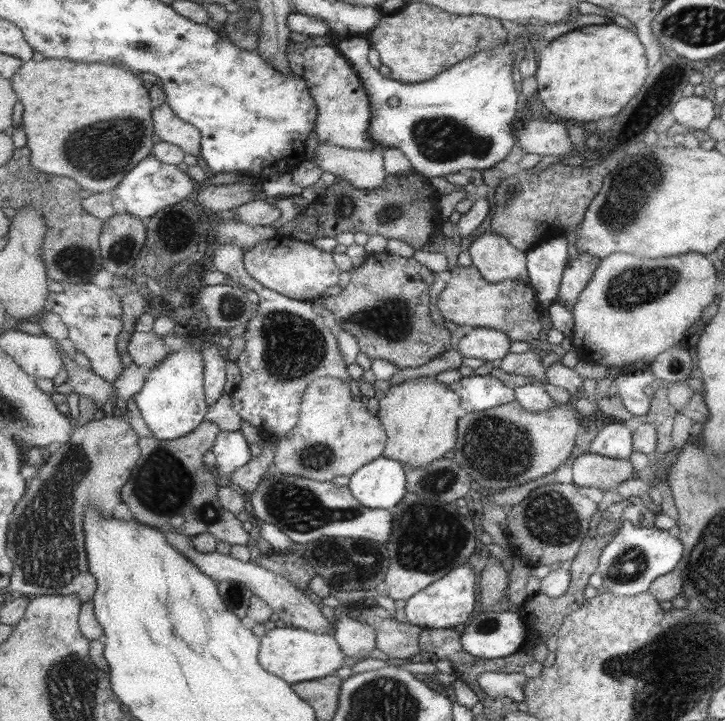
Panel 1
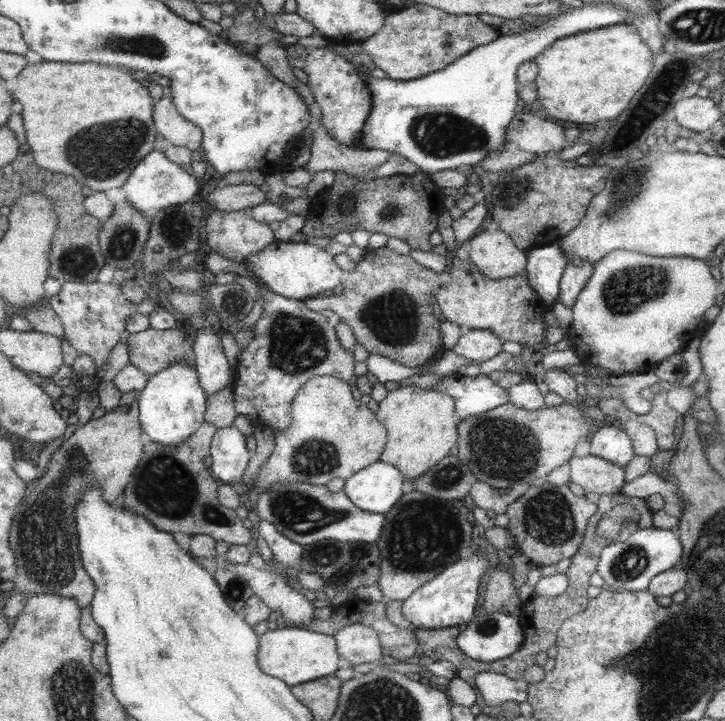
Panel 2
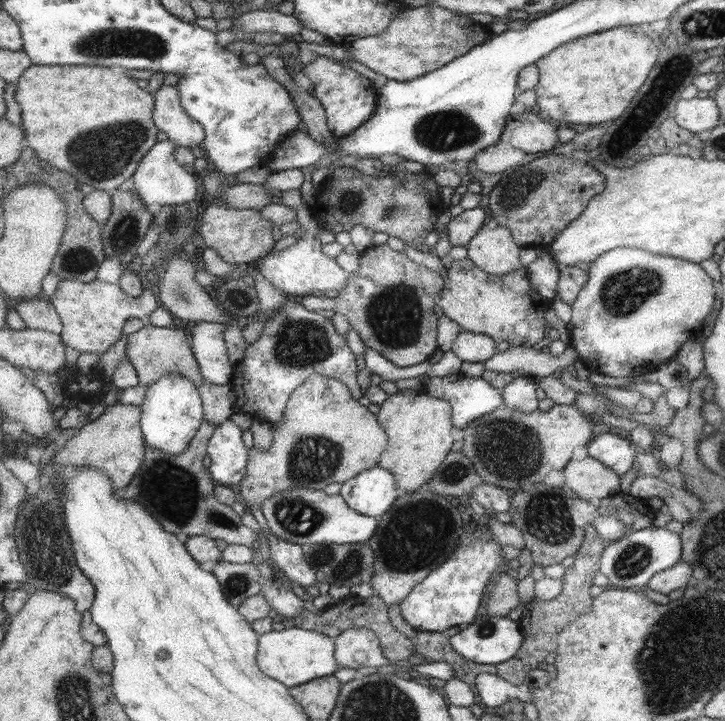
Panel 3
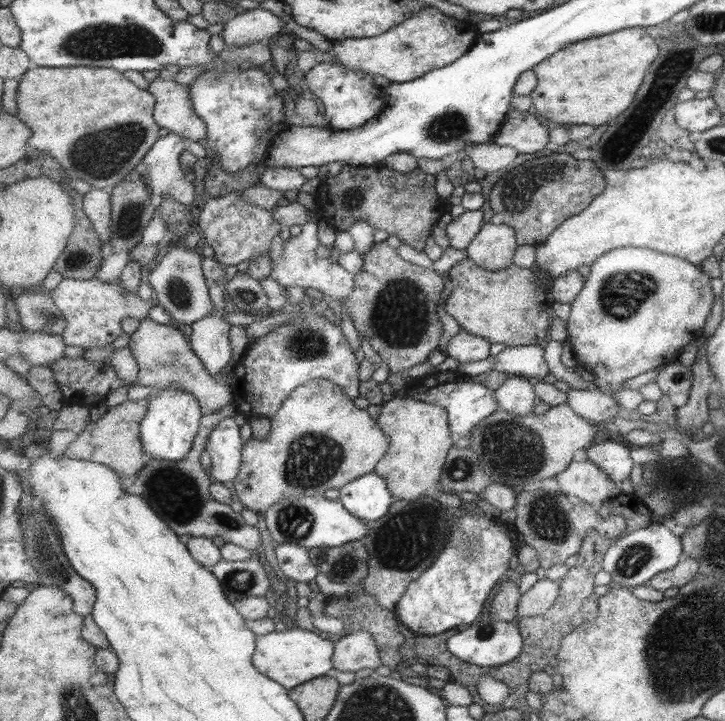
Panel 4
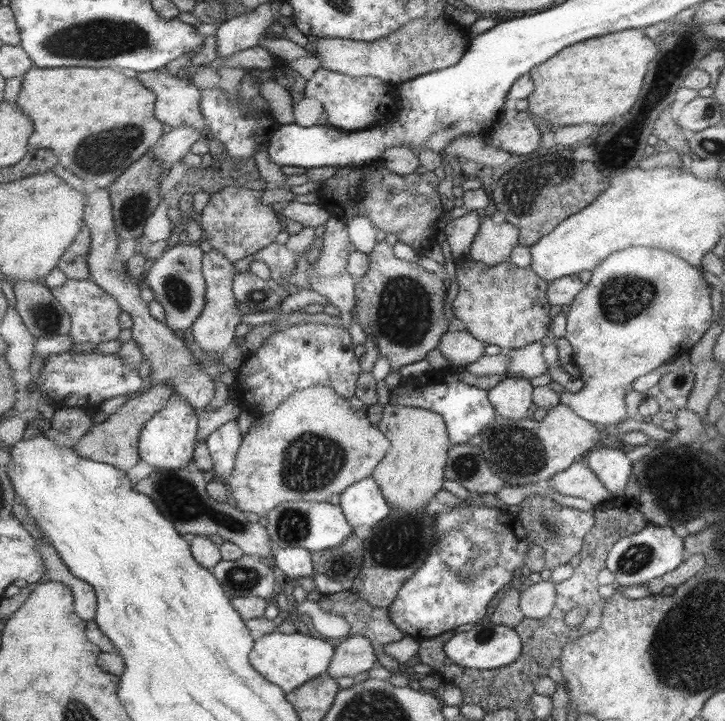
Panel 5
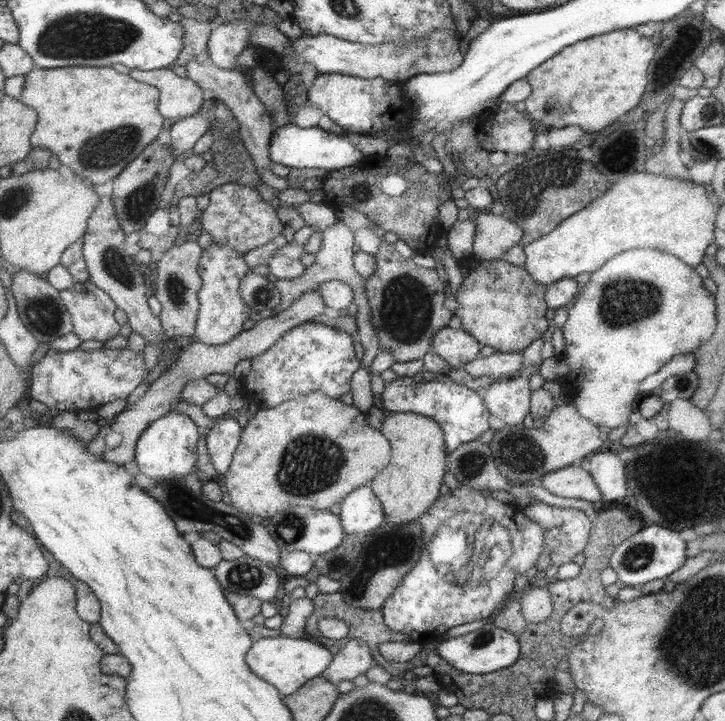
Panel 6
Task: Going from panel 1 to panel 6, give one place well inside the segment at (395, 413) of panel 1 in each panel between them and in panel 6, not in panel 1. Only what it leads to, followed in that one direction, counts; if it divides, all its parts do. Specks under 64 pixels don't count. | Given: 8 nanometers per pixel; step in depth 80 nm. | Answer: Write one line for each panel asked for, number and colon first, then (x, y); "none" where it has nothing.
2: (421, 423)
3: (419, 427)
4: (418, 432)
5: (412, 472)
6: (410, 482)

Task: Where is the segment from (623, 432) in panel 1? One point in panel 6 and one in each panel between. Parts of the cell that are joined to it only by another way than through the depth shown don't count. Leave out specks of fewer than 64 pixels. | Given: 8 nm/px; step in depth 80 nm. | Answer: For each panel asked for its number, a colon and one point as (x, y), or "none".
2: (610, 443)
3: (615, 453)
4: (612, 458)
5: (612, 469)
6: (608, 474)

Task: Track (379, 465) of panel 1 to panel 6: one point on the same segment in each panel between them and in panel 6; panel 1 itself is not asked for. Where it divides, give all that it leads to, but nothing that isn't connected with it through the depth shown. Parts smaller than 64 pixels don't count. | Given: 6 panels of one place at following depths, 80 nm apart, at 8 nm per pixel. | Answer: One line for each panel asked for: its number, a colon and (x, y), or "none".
2: (377, 488)
3: (372, 493)
4: (369, 498)
5: (364, 504)
6: (361, 511)

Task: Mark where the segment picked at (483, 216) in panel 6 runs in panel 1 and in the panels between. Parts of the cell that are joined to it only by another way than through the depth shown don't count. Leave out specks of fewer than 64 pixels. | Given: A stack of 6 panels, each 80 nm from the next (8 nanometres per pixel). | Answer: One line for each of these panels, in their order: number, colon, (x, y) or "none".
1: (496, 259)
2: (492, 252)
3: (493, 249)
4: (492, 248)
5: (493, 242)

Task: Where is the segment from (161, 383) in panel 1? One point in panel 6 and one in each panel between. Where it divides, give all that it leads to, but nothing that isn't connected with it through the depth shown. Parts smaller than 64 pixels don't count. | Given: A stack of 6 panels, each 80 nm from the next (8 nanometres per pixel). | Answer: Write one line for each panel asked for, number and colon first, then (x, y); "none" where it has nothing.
2: (173, 406)
3: (173, 408)
4: (169, 430)
5: (169, 440)
6: (167, 450)

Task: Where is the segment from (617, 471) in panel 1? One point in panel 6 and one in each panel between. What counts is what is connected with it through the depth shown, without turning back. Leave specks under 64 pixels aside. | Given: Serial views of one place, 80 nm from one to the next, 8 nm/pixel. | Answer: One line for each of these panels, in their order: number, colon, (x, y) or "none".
2: (593, 474)
3: (588, 479)
4: (582, 480)
5: (577, 480)
6: (571, 482)

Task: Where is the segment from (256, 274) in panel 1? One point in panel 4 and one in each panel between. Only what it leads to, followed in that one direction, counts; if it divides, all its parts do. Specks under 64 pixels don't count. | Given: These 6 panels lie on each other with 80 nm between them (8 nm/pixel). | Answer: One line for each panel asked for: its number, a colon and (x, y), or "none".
2: (300, 270)
3: (301, 268)
4: (300, 266)

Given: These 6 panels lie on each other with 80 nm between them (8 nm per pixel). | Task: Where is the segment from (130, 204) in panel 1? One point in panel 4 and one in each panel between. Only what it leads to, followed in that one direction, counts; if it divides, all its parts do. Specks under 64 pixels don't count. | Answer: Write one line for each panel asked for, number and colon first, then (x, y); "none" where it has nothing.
2: (157, 183)
3: (161, 179)
4: (162, 167)

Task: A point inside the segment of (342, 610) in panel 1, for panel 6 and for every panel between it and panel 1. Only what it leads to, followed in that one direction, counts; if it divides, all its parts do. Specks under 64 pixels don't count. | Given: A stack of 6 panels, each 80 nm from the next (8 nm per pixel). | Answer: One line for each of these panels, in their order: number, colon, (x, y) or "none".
2: (359, 644)
3: (360, 646)
4: (358, 650)
5: (354, 655)
6: (355, 659)

